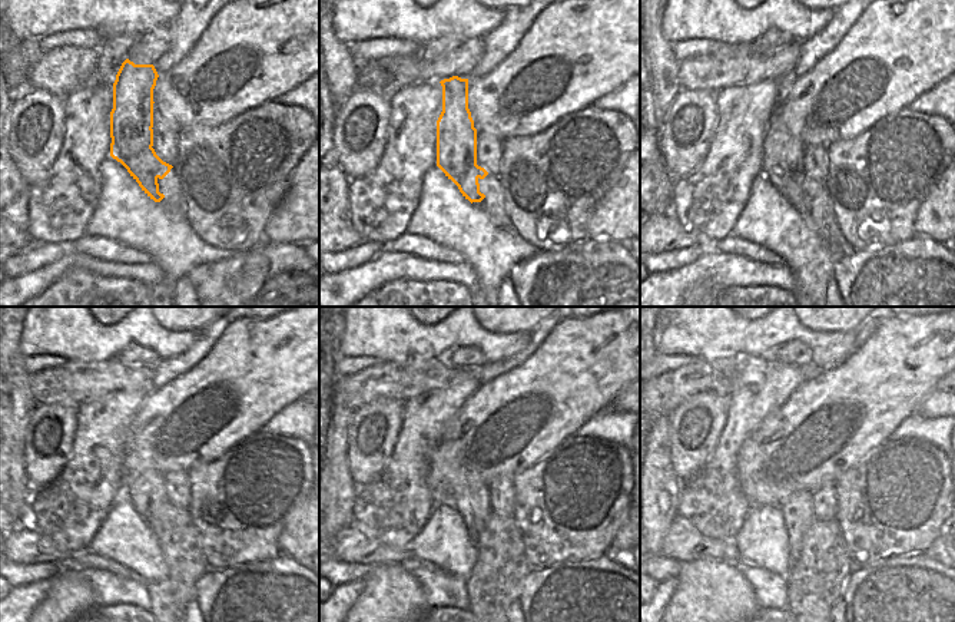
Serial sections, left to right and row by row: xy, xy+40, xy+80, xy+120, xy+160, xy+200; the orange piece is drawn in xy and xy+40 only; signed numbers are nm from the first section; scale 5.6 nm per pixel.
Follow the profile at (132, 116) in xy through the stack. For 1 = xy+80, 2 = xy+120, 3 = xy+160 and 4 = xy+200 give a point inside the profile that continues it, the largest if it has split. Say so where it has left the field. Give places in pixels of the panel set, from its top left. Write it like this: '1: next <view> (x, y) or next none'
1: next xy+80 (782, 152)
2: next xy+120 (145, 490)
3: next xy+160 (473, 502)
4: next xy+200 (798, 513)

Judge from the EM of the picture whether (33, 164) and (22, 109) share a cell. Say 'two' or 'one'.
one

